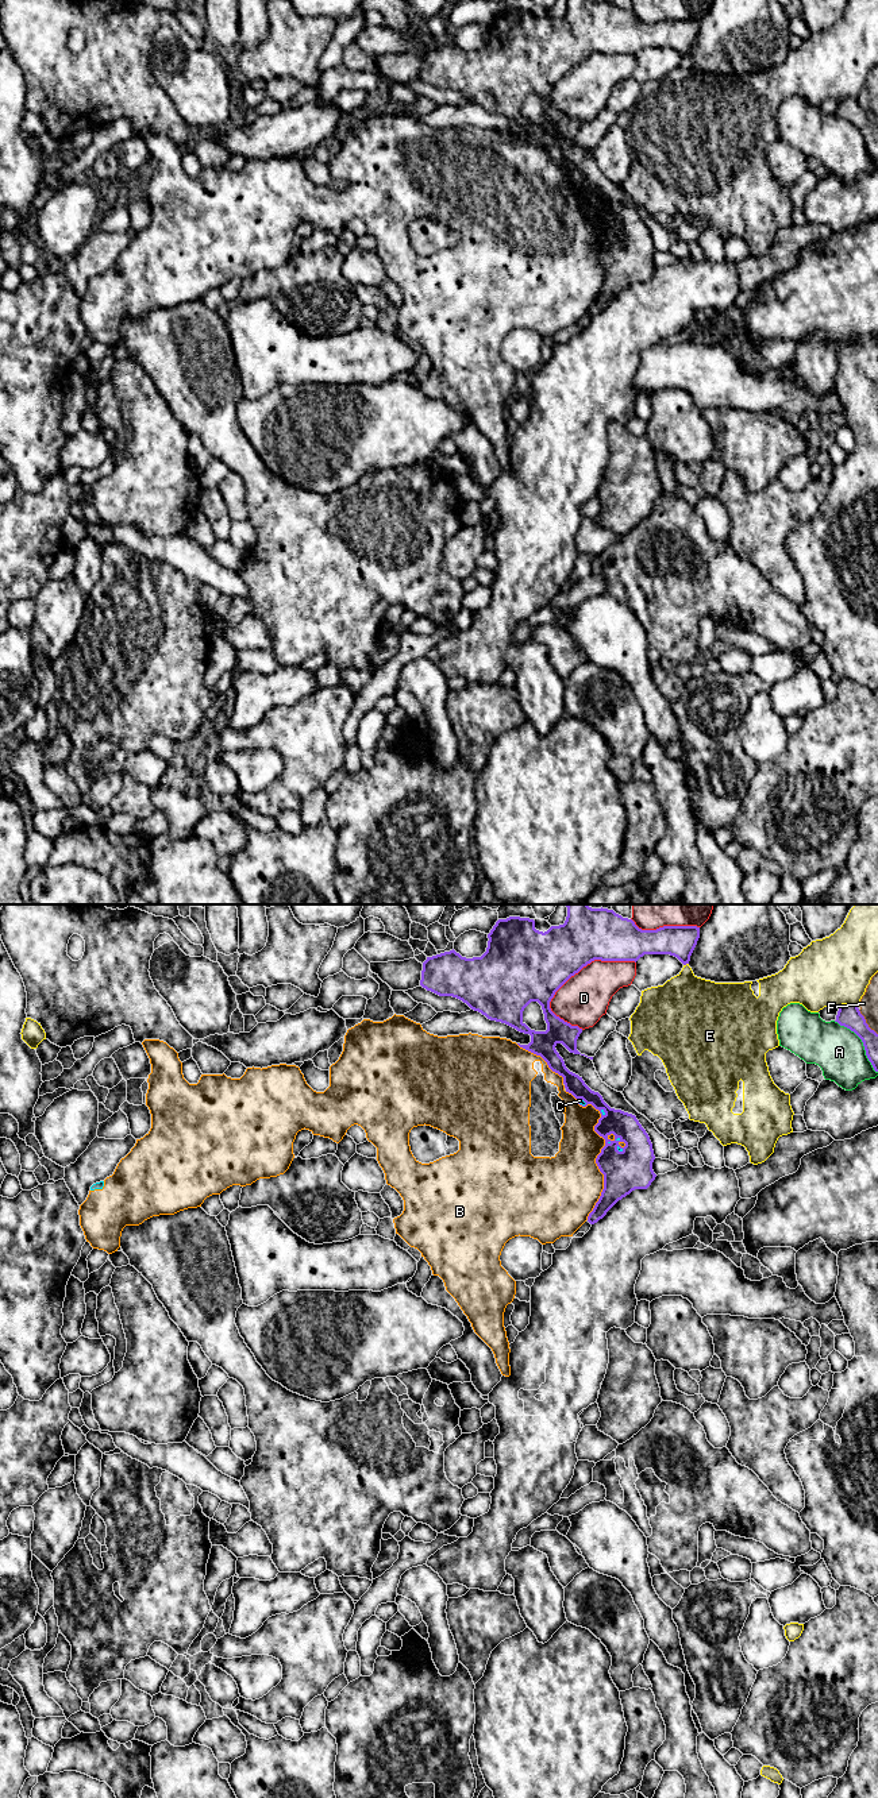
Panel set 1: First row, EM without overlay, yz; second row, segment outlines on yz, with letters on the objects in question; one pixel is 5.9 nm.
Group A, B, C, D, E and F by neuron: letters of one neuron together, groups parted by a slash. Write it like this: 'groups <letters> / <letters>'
groups A / B C / D / E / F

